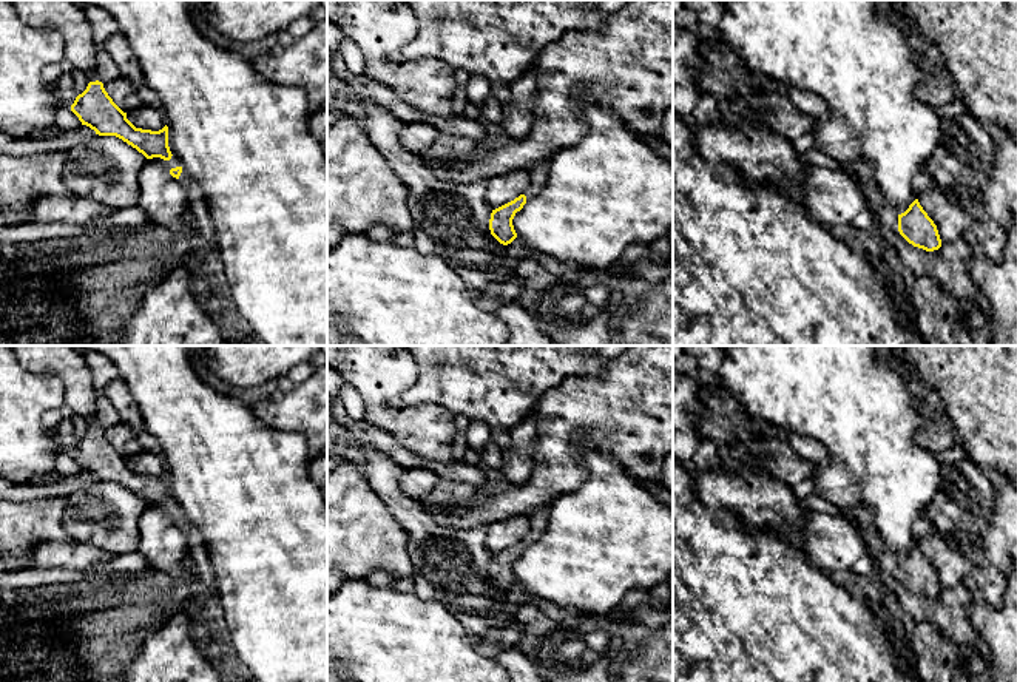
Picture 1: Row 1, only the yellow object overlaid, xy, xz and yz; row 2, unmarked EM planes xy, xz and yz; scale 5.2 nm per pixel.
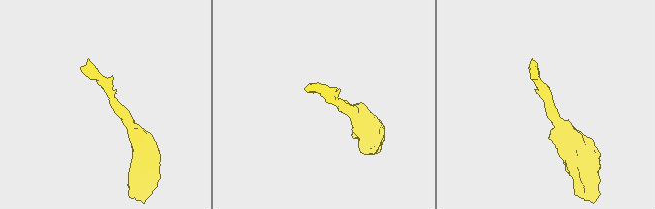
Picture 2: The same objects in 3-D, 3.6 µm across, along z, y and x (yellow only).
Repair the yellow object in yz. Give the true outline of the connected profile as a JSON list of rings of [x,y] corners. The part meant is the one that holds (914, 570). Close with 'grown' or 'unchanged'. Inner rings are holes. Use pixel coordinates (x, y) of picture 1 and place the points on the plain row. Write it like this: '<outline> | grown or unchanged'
[[[880,542],[877,562],[884,572],[898,577],[914,593],[926,597],[934,597],[941,593],[937,571],[923,555],[918,545],[904,559],[898,560],[895,552],[886,543]]] | grown

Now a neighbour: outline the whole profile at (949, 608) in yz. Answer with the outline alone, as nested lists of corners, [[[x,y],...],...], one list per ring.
[[[852,522],[860,531],[867,545],[867,554],[873,559],[872,574],[884,582],[897,596],[903,611],[906,611],[915,623],[931,622],[949,639],[960,645],[977,648],[980,637],[974,633],[972,623],[968,617],[968,605],[972,594],[963,583],[952,588],[941,588],[941,593],[934,597],[909,589],[900,577],[884,572],[877,562],[877,548],[880,539],[877,532],[870,532],[860,522]]]

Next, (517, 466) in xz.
[[[534,412],[512,427],[505,438],[508,446],[503,449],[503,464],[500,471],[503,480],[519,486],[532,475],[534,469],[534,447],[537,440]]]

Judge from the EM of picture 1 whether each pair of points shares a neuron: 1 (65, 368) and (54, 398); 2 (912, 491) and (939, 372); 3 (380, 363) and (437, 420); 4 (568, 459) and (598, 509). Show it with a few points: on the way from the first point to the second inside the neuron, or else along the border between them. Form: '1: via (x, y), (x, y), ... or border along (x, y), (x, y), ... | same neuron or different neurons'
1: border along (25, 369), (54, 375), (64, 386), (65, 409) | different neurons
2: border along (914, 380), (920, 389) | different neurons
3: via (381, 384), (381, 397), (405, 420), (415, 420) | same neuron
4: border along (602, 452), (582, 457), (585, 479), (553, 503) | different neurons

